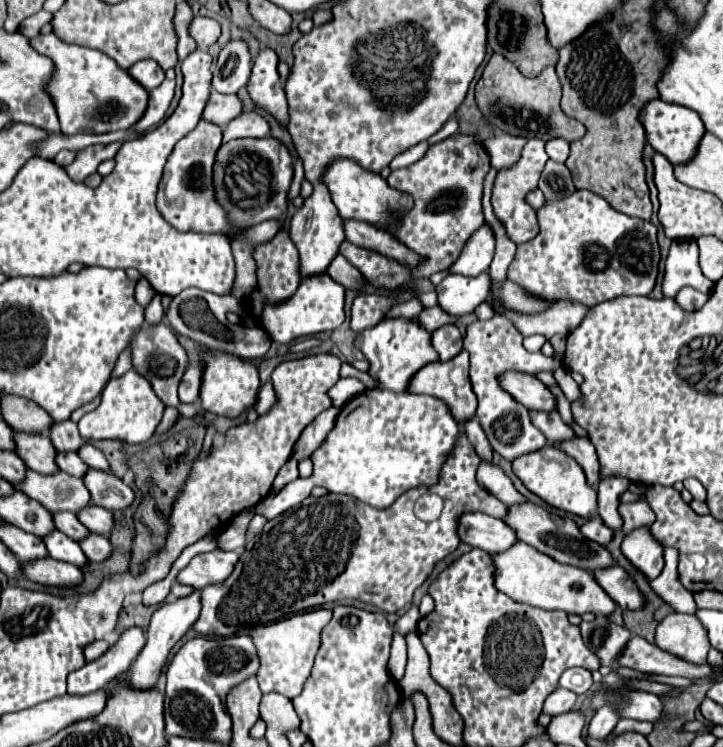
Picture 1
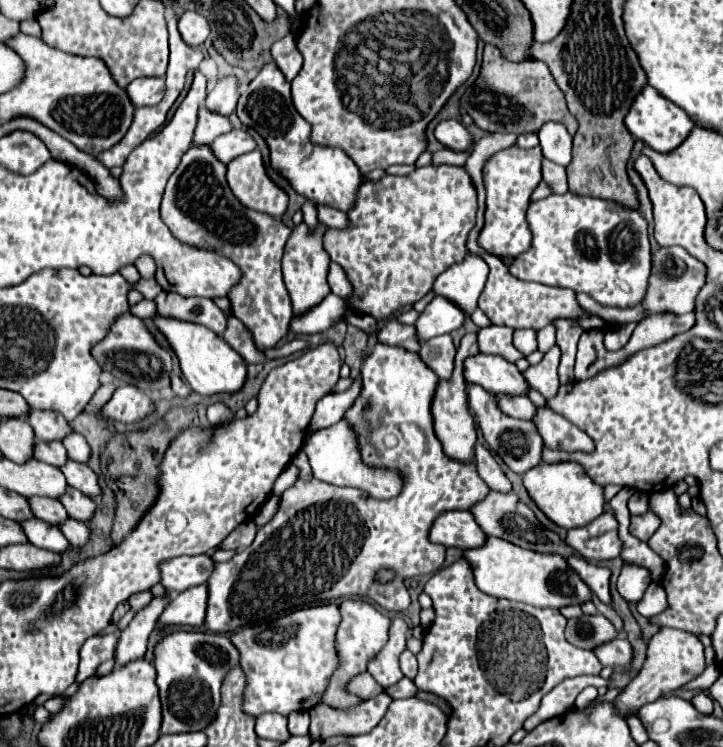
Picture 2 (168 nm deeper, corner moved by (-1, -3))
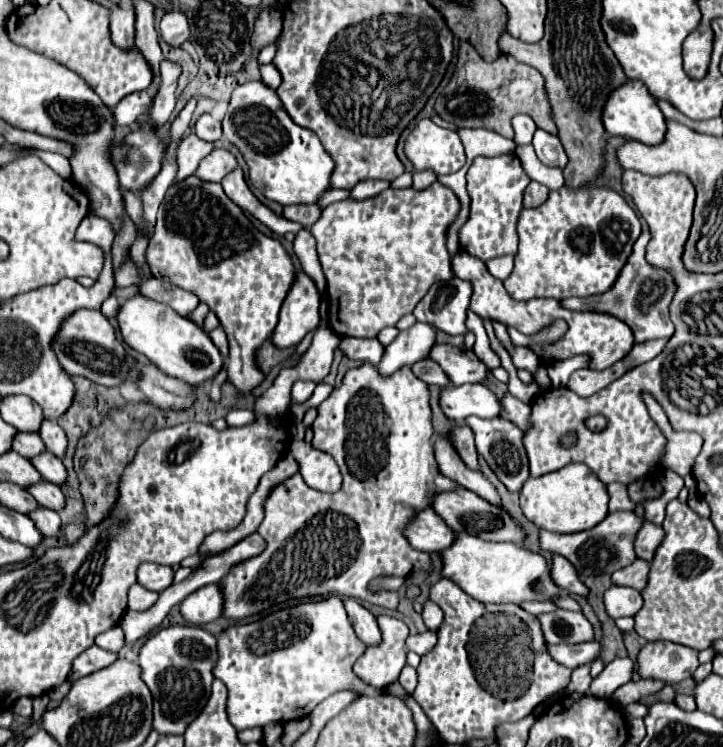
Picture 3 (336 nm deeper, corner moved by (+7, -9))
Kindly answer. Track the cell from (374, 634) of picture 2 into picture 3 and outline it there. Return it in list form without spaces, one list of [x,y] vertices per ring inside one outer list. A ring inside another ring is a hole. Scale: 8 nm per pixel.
[[[344,598],[344,606],[346,606],[348,618],[356,630],[356,636],[366,646],[376,646],[380,642],[380,630],[376,624],[376,616],[354,598]]]

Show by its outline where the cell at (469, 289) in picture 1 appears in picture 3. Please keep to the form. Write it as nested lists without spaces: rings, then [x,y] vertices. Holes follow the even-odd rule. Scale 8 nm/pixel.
[[[416,322],[412,328],[400,332],[392,344],[384,348],[384,358],[378,366],[380,374],[390,376],[402,366],[412,366],[422,360],[428,350],[434,346],[436,330],[430,324]]]

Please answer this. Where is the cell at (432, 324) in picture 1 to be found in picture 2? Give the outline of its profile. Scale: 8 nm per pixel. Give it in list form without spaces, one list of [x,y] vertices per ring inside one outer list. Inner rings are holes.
[[[390,320],[386,326],[380,328],[378,340],[384,344],[392,344],[392,346],[402,346],[410,352],[418,352],[420,350],[420,338],[416,336],[416,326],[408,326],[402,324],[398,320]]]

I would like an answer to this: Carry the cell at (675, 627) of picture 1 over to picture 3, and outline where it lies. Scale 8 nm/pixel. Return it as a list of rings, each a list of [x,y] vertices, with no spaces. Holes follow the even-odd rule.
[[[650,642],[638,654],[638,674],[664,680],[666,684],[692,678],[698,664],[698,650],[674,642]]]

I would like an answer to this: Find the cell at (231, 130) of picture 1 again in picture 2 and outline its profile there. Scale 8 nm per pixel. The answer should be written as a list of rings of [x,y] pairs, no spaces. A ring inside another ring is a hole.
[[[230,130],[212,142],[212,152],[224,164],[228,164],[232,158],[236,158],[240,154],[252,152],[254,148],[256,148],[256,142],[246,130]]]

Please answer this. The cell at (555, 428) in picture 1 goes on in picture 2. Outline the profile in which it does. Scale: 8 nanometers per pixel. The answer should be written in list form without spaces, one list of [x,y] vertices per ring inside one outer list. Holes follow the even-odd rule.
[[[498,394],[498,406],[502,412],[506,412],[512,418],[522,418],[522,420],[532,420],[538,412],[538,408],[530,402],[528,396],[504,396]]]

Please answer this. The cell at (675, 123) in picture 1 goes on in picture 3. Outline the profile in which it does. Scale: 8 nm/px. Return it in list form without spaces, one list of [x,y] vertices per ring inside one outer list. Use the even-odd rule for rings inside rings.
[[[628,80],[626,86],[612,90],[612,94],[608,96],[608,102],[604,104],[602,124],[606,132],[612,136],[624,136],[624,138],[646,142],[646,144],[660,144],[660,140],[664,140],[664,134],[666,134],[664,114],[660,112],[648,88],[636,80]]]

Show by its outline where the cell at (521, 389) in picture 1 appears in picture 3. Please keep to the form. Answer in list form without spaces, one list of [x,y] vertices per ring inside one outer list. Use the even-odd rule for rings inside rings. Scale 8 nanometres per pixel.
[[[450,344],[432,346],[428,358],[440,364],[440,368],[446,372],[446,376],[452,380],[454,386],[482,382],[488,372],[484,362],[480,362],[472,350],[456,348]]]

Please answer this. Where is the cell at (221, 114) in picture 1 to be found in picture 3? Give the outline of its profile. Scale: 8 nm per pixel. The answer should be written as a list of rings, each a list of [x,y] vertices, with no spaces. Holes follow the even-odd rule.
[[[188,132],[186,138],[176,148],[178,172],[176,172],[176,180],[174,182],[180,182],[180,180],[192,176],[196,172],[200,160],[206,158],[210,152],[212,152],[212,144],[210,142],[202,142],[194,132]]]

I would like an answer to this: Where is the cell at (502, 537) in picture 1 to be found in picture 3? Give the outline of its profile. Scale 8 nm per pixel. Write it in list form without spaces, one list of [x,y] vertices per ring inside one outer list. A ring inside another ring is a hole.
[[[424,508],[412,518],[412,522],[408,522],[404,538],[408,538],[410,546],[416,550],[440,552],[454,542],[454,532],[432,508]]]

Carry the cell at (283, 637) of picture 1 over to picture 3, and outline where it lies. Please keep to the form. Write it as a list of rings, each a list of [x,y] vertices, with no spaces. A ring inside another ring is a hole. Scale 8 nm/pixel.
[[[330,596],[318,602],[306,602],[294,606],[294,614],[284,608],[272,612],[250,624],[228,626],[218,636],[218,662],[214,666],[214,678],[222,680],[228,688],[228,704],[226,712],[236,730],[246,728],[262,728],[270,722],[288,722],[292,718],[304,718],[320,704],[324,698],[334,694],[336,690],[356,690],[360,696],[382,694],[380,688],[374,688],[362,682],[354,672],[352,664],[366,652],[364,642],[356,638],[352,624],[348,622],[344,604],[340,596]]]

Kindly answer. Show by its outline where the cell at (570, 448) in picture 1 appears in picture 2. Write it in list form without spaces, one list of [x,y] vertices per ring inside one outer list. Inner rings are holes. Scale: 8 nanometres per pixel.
[[[538,408],[534,420],[540,436],[544,438],[544,446],[560,452],[592,452],[594,442],[586,436],[580,428],[564,420],[560,414],[552,412],[550,408]]]

